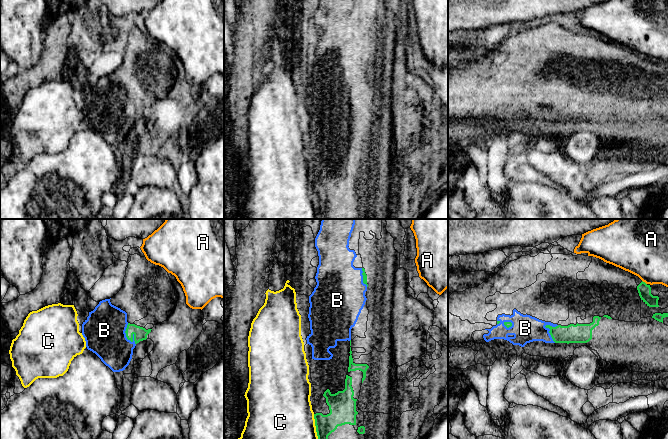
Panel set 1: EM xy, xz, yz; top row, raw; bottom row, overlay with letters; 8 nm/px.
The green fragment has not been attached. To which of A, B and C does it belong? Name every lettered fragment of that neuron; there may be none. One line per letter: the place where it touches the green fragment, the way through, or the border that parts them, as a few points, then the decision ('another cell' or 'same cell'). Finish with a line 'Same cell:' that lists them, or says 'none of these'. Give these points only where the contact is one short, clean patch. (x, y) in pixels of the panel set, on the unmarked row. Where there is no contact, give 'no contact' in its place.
A: contact yz (644, 58); border yz (642, 56), (646, 60); another cell
B: contact xy (126, 111); same cell
C: contact xz (316, 204); another cell
Same cell: B

